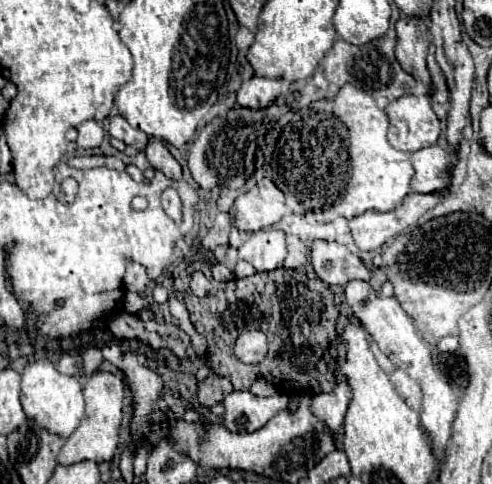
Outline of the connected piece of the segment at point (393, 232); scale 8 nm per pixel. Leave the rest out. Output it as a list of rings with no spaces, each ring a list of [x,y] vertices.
[[[412,192],[406,200],[388,214],[380,212],[364,212],[350,220],[350,232],[360,250],[372,252],[392,240],[394,236],[402,234],[406,228],[416,224],[416,220],[434,208],[444,198],[444,192],[434,192],[434,196],[422,196]]]

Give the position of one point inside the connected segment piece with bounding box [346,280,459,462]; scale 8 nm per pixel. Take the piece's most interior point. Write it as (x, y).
(387, 323)

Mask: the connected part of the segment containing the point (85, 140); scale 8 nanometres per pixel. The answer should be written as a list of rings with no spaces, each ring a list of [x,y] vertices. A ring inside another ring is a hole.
[[[86,120],[82,122],[78,128],[78,148],[94,148],[94,146],[100,146],[100,142],[104,140],[104,128],[100,126],[100,122],[96,120]]]

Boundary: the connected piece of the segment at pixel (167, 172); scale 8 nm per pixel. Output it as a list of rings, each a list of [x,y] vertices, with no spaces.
[[[150,140],[146,146],[146,158],[152,164],[152,168],[160,170],[170,180],[182,180],[182,168],[174,160],[174,156],[168,152],[168,148],[160,140]]]

